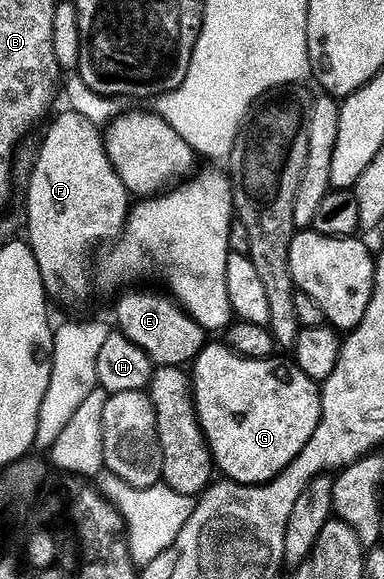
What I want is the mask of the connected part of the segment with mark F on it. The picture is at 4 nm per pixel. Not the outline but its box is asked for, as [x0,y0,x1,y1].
[24,111,132,304]

